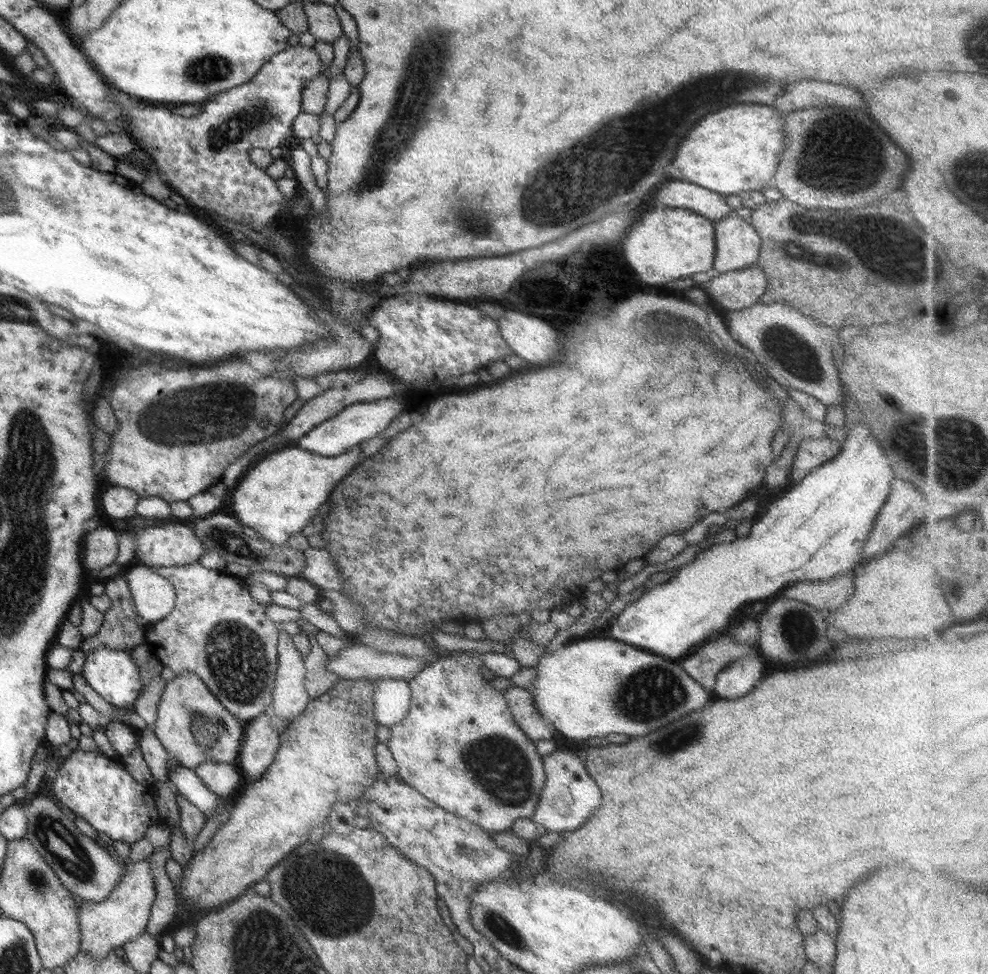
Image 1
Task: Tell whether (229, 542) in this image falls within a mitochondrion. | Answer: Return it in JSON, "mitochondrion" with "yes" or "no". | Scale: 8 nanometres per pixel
{"mitochondrion":"yes"}

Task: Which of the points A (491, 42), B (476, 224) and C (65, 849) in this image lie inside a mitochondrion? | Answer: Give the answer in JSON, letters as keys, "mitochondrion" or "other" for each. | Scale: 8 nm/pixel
{"A":"other","B":"mitochondrion","C":"mitochondrion"}

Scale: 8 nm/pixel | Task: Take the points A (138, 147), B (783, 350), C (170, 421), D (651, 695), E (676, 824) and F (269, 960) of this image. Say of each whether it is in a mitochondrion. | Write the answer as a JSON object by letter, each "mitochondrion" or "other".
{"A":"other","B":"mitochondrion","C":"mitochondrion","D":"mitochondrion","E":"other","F":"mitochondrion"}

